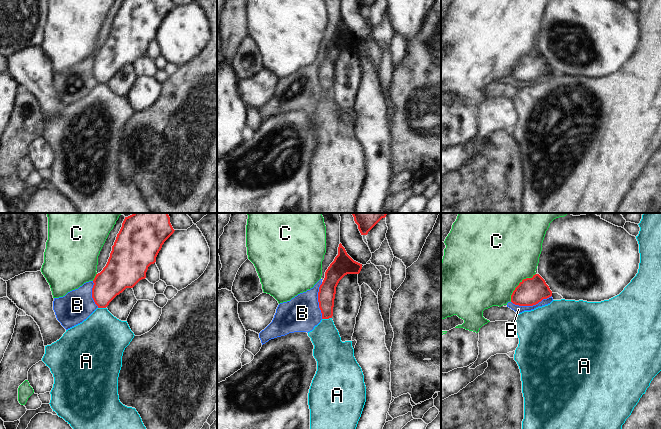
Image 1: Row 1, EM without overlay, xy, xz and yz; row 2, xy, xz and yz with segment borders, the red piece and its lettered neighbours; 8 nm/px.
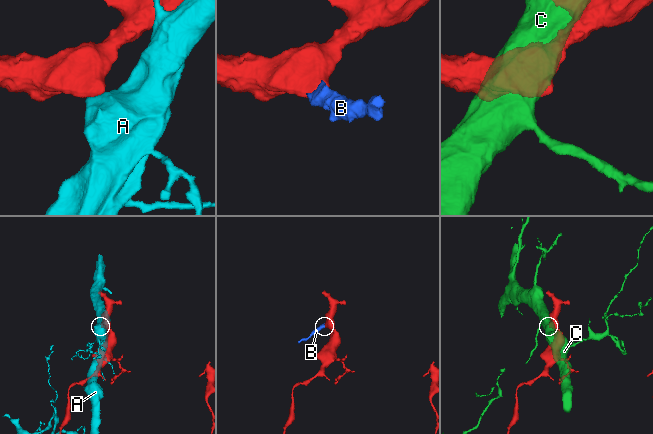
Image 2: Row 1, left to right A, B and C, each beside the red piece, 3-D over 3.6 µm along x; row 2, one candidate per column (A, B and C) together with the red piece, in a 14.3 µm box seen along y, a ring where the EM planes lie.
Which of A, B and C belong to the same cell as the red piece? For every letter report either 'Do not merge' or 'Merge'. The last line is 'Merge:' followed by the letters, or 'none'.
A: Do not merge
B: Do not merge
C: Do not merge
Merge: none

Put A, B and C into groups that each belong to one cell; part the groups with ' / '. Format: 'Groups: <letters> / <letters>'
Groups: A / B / C

